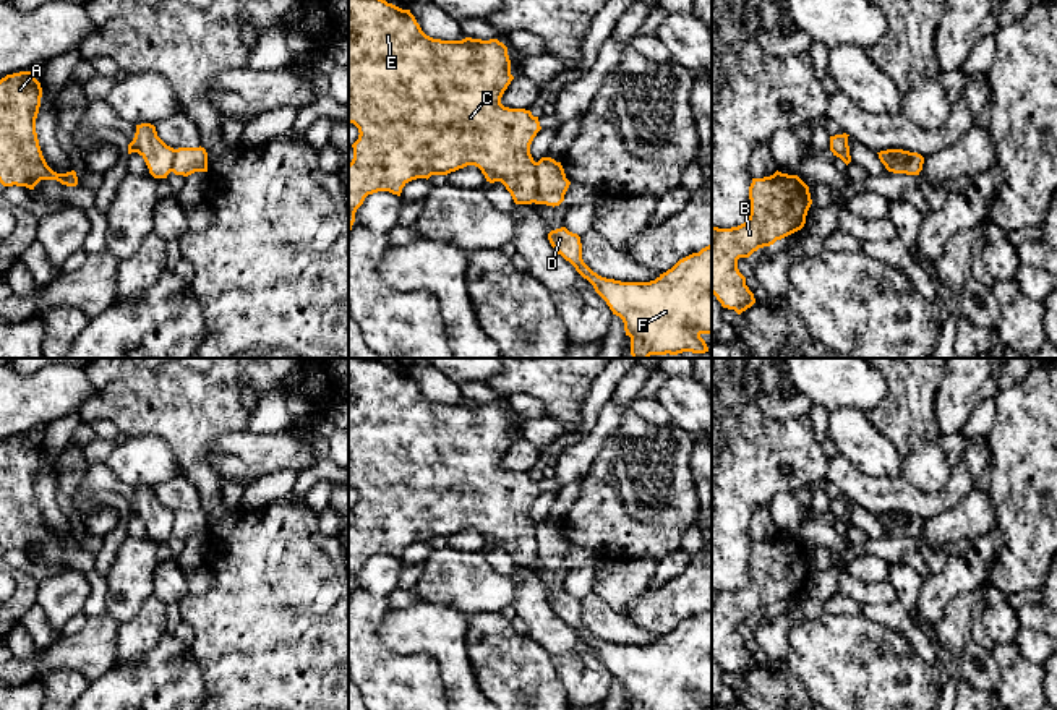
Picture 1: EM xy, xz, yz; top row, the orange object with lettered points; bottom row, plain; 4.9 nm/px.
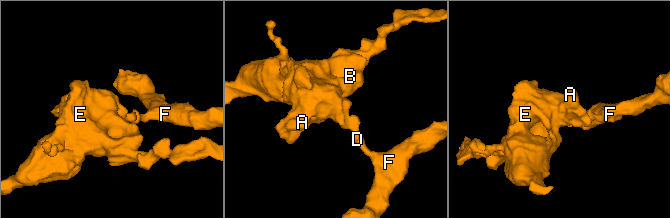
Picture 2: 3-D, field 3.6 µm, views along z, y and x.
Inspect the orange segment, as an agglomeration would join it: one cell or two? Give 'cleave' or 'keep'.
cleave

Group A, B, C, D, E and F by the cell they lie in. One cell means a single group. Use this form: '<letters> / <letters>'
A B C E / D F

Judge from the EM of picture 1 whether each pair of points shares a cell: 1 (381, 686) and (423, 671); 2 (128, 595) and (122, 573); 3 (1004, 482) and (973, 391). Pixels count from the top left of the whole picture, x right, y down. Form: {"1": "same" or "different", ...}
{"1": "same", "2": "same", "3": "different"}

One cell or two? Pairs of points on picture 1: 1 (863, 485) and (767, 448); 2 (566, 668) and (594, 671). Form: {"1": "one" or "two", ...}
{"1": "two", "2": "one"}

